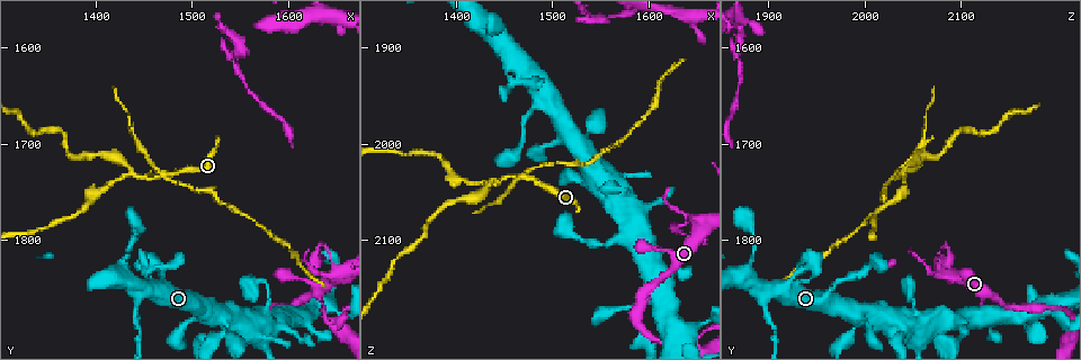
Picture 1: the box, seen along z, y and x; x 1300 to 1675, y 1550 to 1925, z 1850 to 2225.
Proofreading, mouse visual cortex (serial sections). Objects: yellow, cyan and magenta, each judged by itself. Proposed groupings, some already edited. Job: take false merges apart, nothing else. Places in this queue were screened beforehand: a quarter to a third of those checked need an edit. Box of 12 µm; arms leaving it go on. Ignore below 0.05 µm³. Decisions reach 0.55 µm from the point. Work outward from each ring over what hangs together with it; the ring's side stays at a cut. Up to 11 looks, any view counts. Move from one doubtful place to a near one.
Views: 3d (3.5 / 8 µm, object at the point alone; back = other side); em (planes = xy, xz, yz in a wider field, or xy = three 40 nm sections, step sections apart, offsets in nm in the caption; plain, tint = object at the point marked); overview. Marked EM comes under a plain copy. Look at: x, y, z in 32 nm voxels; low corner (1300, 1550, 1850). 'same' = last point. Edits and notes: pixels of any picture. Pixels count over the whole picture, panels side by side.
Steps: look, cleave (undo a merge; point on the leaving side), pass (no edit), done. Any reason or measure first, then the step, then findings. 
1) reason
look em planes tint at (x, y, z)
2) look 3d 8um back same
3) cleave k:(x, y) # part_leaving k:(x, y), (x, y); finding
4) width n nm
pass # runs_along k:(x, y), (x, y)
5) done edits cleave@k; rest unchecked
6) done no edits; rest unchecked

four arms meet
look 3d 3.5um back at (1470, 1732, 2032)

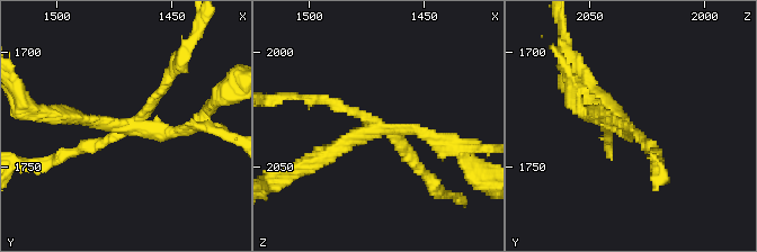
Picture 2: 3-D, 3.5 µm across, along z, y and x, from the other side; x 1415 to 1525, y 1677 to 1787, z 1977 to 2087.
arms 4; arm_widths 150, 150, 150, 200 nm; need the tissue
look em xy step 2 tint at (1472, 1733, 2035)

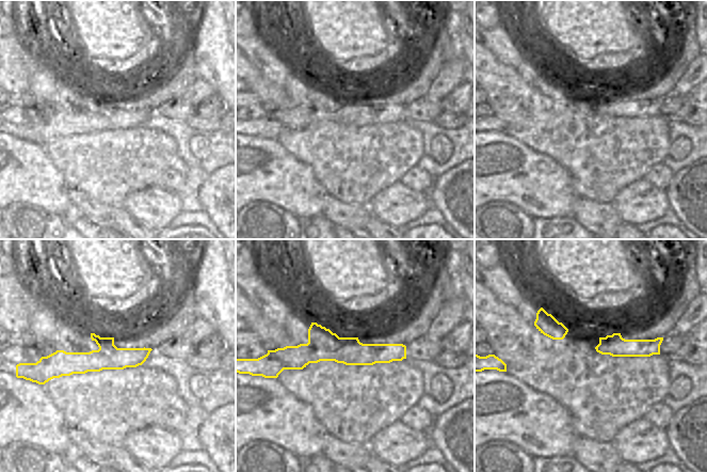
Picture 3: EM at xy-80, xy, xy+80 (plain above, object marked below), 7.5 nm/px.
look em xy step 3 tint same

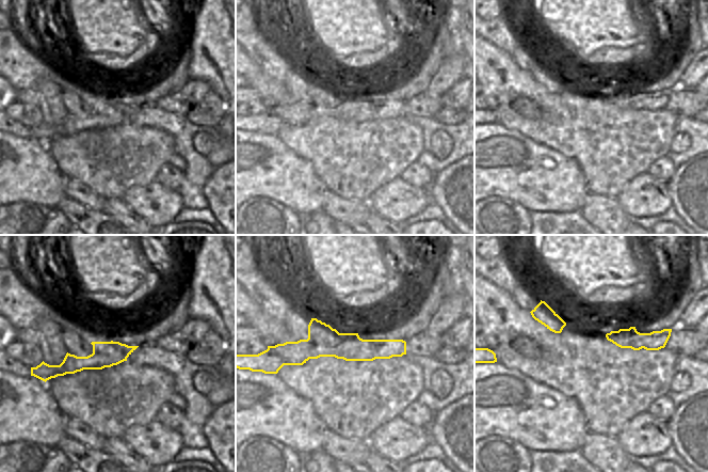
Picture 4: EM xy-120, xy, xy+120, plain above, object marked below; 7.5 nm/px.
pass # runs_along 2:(309, 160), (364, 131), (446, 140); all the same cell

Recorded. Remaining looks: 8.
abrupt turn
look 3d 3.5um at (1644, 1814, 2080)

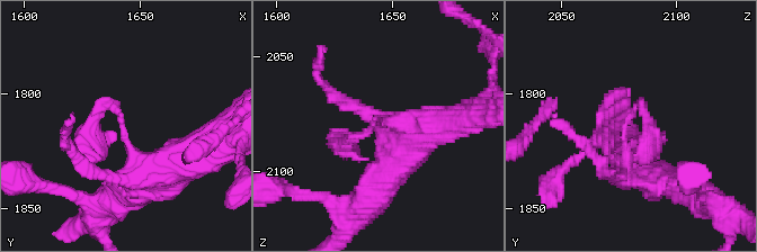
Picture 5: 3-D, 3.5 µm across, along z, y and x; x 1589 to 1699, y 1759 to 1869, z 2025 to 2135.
now the EM
look em xy step 1 tint at (1643, 1811, 2078)

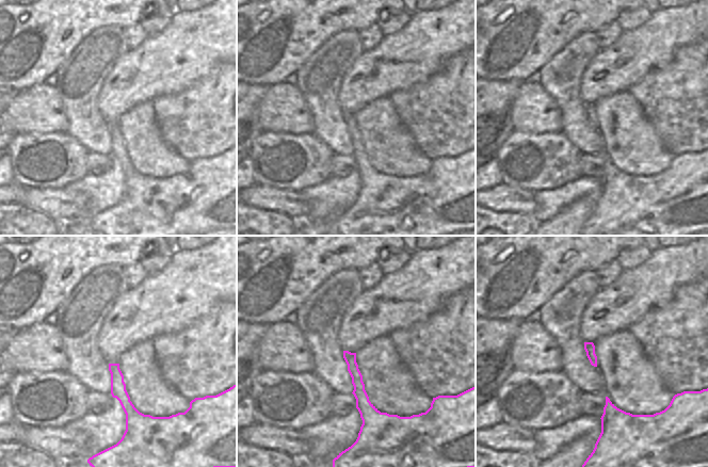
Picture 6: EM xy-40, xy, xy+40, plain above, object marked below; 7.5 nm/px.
arm_widths 250, 400 nm
pass # all the same cell

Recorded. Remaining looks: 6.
sharp bend
look 3d 3.5um at (1582, 1856, 2050)

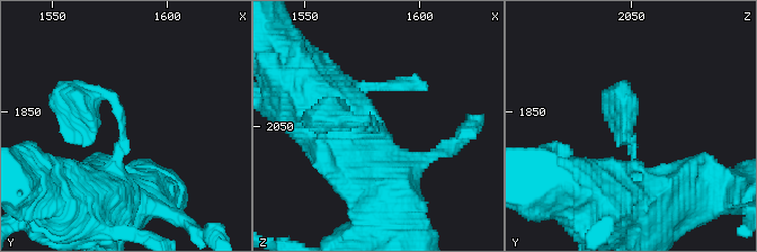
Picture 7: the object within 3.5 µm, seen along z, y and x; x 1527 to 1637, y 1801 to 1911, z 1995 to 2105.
arm_widths 200, 350 nm; shape alone is not enough
look em planes tint at (1582, 1857, 2049)

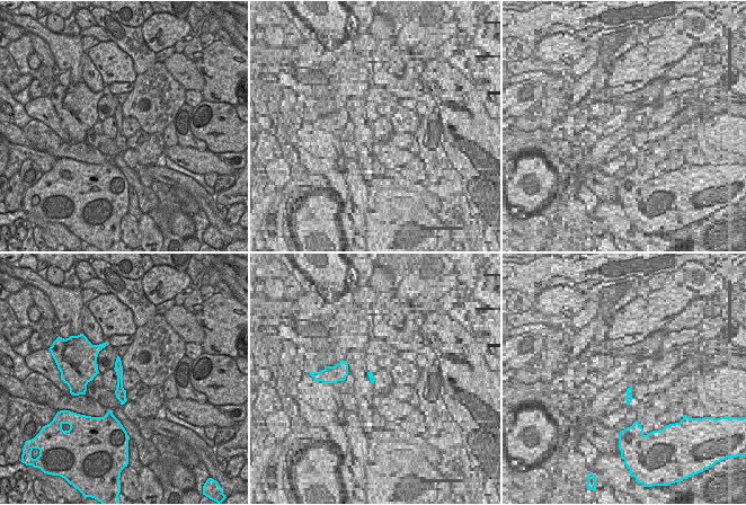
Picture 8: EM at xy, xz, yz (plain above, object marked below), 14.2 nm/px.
pass # runs_along 7:(92, 207), (124, 127), (107, 92), (79, 114); one cell here

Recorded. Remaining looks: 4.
thick turns thin
look 3d 8um at (1414, 1744, 2038)

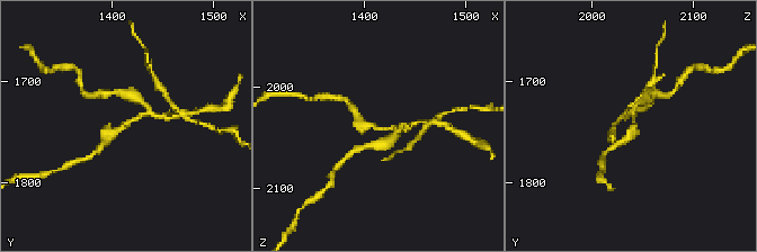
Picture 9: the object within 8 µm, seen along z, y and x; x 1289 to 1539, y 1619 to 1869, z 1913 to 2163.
now the EM
look em xy step 2 tint at (1412, 1746, 2042)

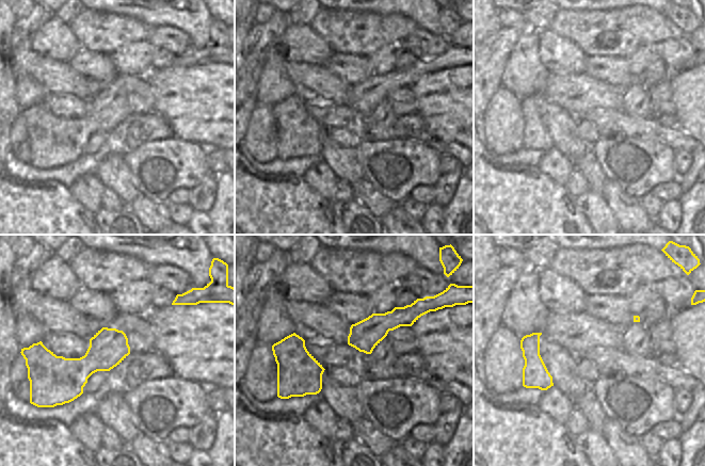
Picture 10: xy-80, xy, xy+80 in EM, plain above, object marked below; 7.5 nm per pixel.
arm_widths 150, 250 nm
pass # runs_along 9:(152, 114), (131, 119), (104, 144); all the same cell

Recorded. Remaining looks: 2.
done no edits; rest unchecked

